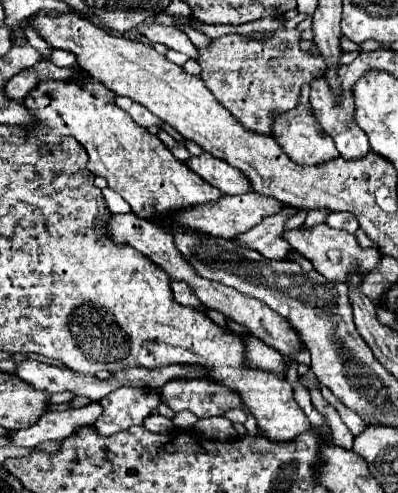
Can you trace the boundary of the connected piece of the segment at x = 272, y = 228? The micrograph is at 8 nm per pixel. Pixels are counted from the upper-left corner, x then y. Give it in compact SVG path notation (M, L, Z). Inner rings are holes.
M288 206L288 210L280 210L280 214L272 214L272 218L264 218L264 222L260 222L260 226L254 226L252 230L234 238L232 242L240 244L244 248L256 250L264 258L282 260L282 258L286 258L290 246L288 246L288 242L282 240L280 234L284 232L284 224L290 216L292 216L292 206Z

